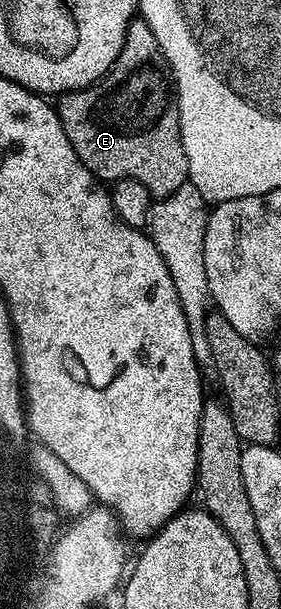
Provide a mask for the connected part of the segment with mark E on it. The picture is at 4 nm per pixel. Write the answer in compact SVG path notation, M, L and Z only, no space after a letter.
M132 20L123 50L111 71L93 86L58 95L57 109L65 136L69 136L69 144L73 144L73 152L77 152L81 164L85 164L91 174L107 184L119 178L132 178L145 186L152 199L162 200L189 180L189 160L185 160L176 97L163 53L157 44L157 36L153 36L147 22Z

